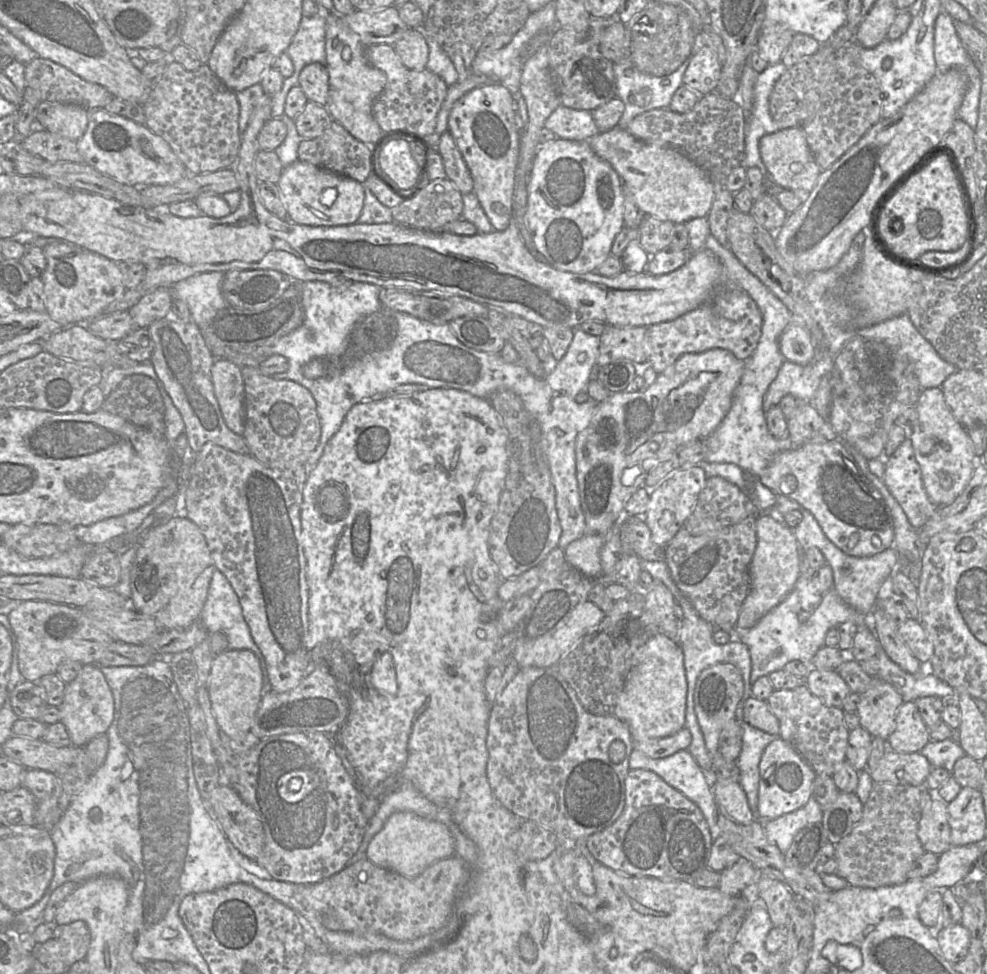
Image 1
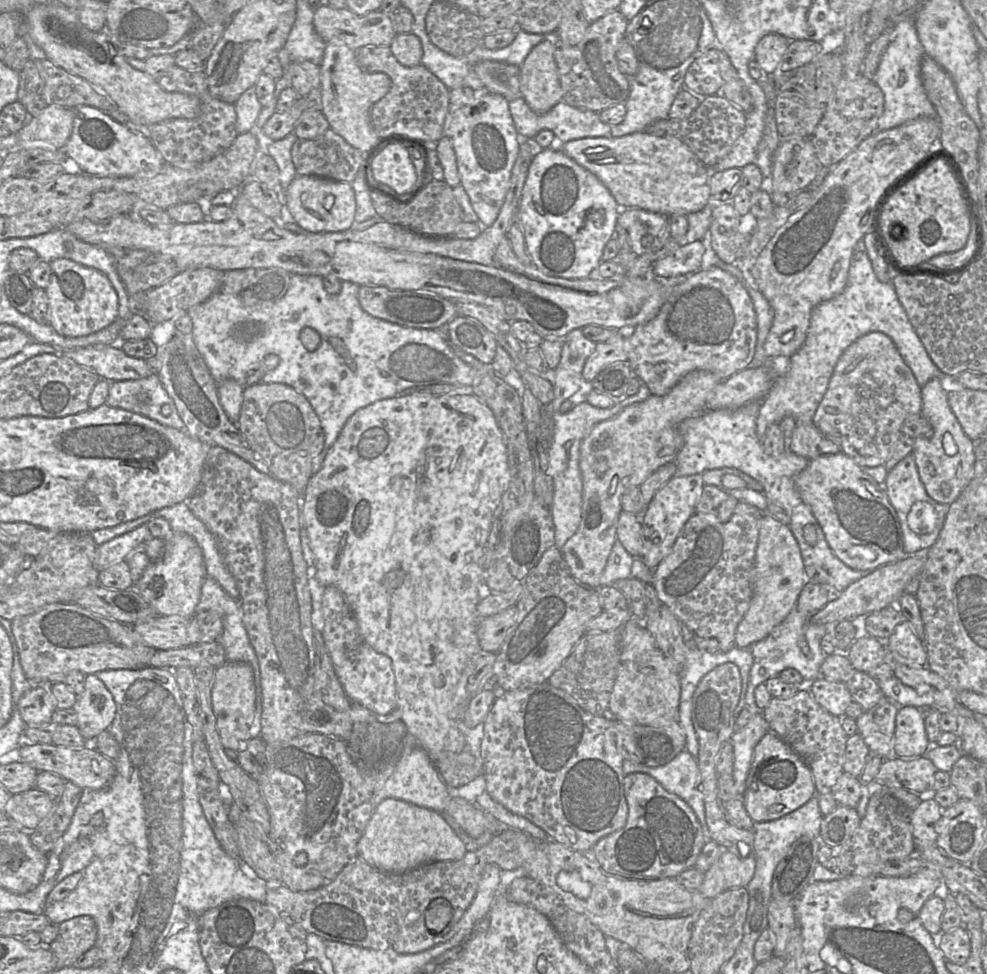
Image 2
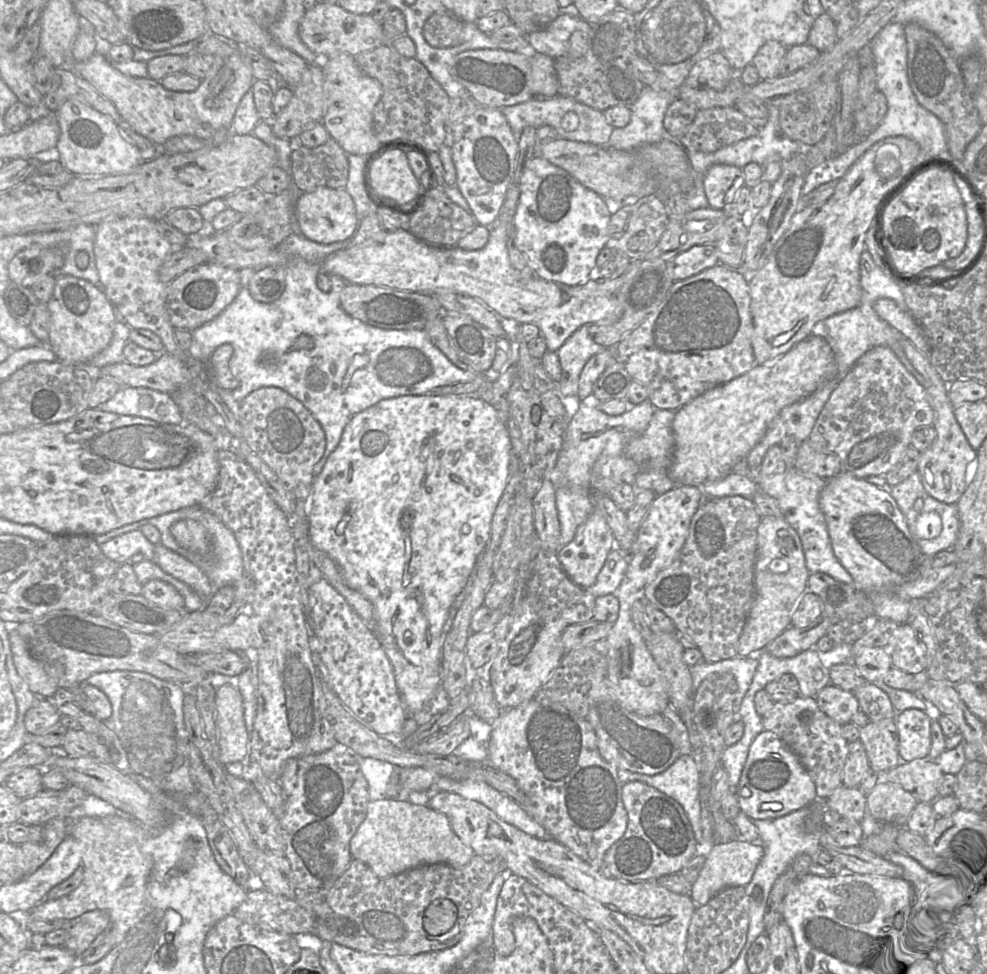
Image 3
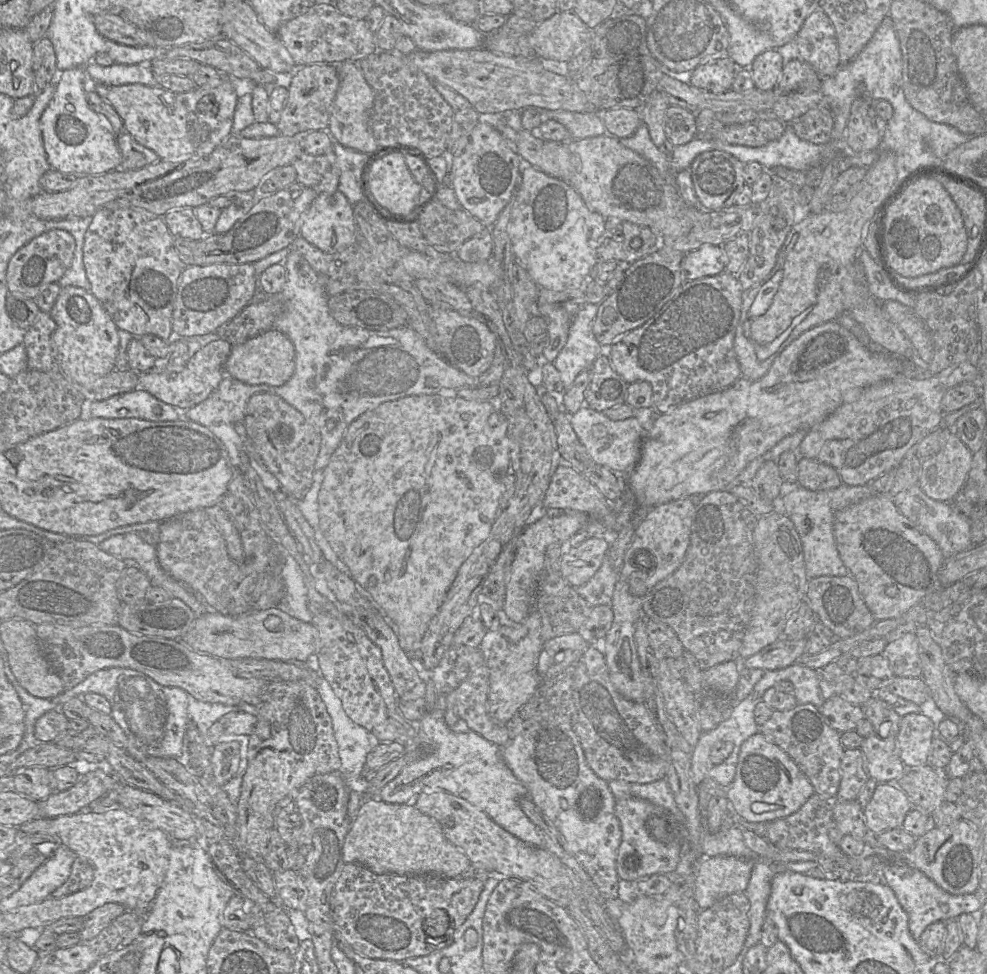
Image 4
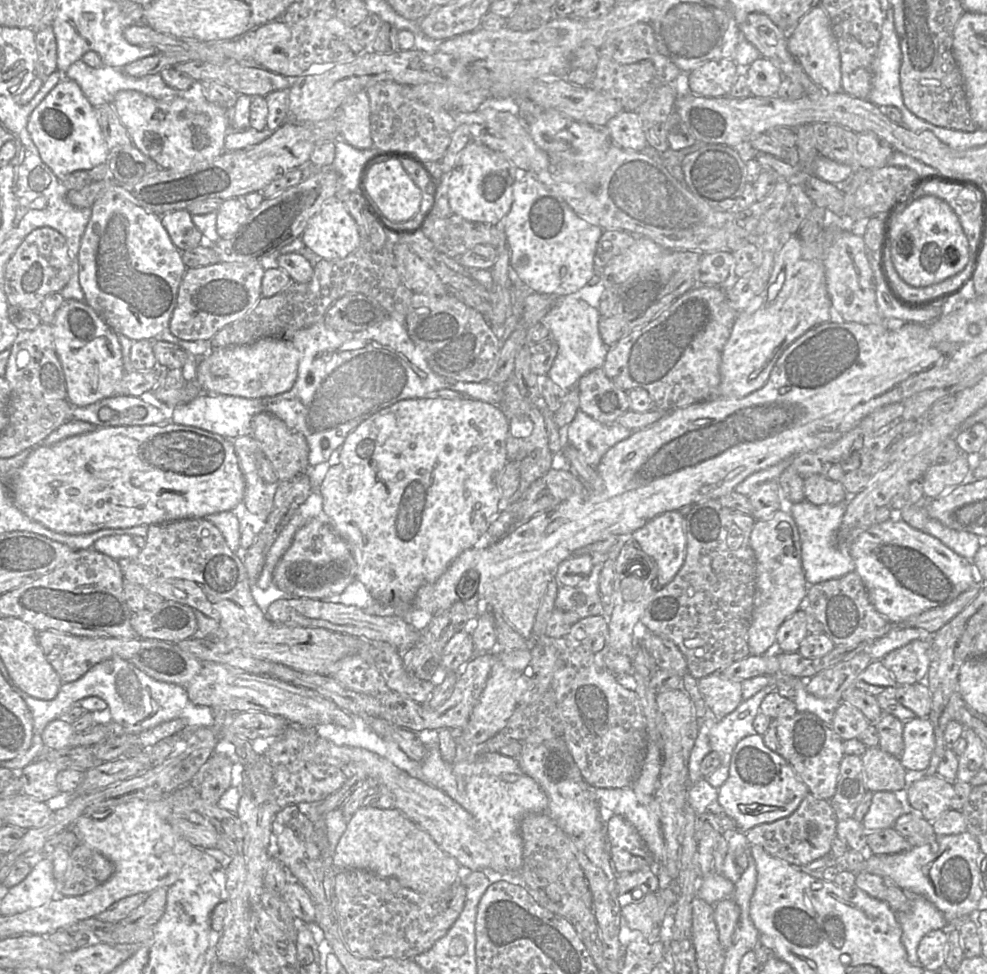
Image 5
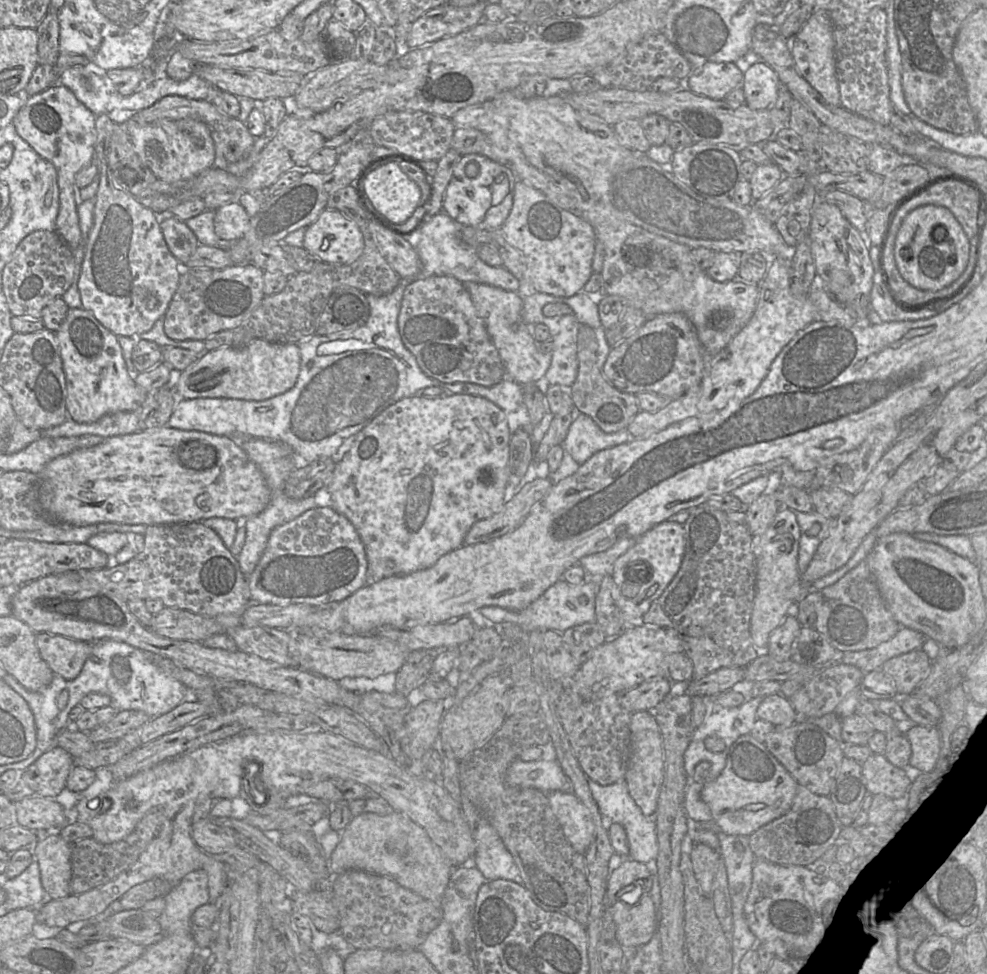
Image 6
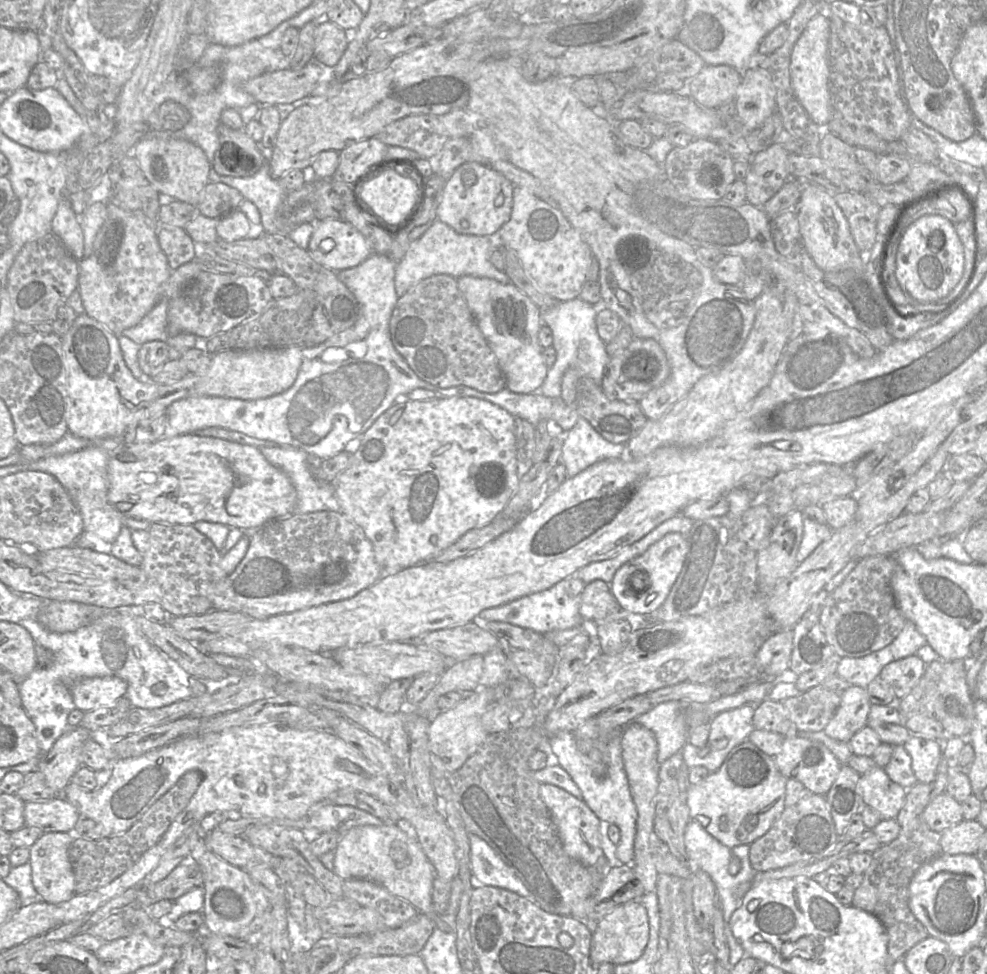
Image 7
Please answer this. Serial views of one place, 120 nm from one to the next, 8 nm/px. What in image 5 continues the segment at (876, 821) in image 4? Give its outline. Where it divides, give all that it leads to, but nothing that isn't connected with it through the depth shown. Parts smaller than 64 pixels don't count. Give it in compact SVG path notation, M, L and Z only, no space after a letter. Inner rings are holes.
M878 791L872 797L871 805L862 824L867 831L893 828L896 820L903 814L904 809L896 793Z

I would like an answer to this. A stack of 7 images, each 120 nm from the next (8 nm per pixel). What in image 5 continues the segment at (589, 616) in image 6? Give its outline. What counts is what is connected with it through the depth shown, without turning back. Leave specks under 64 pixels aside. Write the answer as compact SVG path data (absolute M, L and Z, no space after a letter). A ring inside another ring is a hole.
M603 563L595 564L590 574L576 586L558 584L555 608L578 614L579 620L602 615L603 607L599 595L599 575Z

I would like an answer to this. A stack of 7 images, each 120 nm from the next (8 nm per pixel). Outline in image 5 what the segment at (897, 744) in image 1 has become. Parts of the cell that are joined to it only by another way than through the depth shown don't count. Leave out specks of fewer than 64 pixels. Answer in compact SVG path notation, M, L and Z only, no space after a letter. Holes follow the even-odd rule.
M919 717L903 723L904 749L901 763L906 770L925 770L935 749L933 724L929 718Z

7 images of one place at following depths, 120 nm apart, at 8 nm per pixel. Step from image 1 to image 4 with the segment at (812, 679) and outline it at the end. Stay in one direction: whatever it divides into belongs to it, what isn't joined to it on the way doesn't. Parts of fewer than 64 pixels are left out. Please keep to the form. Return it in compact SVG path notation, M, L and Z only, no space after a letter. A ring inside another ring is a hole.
M833 695L818 709L827 723L839 733L855 730L865 718L861 706L851 704L839 695Z

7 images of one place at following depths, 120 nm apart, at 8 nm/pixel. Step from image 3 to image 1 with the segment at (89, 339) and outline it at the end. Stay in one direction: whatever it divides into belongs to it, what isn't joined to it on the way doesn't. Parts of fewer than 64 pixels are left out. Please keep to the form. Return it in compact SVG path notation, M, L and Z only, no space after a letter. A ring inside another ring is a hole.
M53 241L42 251L47 261L40 278L44 284L46 312L62 327L85 324L102 316L107 306L127 290L118 264L103 255L67 241Z

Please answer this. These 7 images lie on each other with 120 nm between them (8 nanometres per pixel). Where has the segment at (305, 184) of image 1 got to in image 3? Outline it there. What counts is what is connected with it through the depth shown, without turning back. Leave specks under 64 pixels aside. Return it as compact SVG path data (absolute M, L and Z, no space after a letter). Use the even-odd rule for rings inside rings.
M319 187L302 193L295 206L295 220L305 238L321 244L346 240L353 236L358 227L354 201L344 188Z

